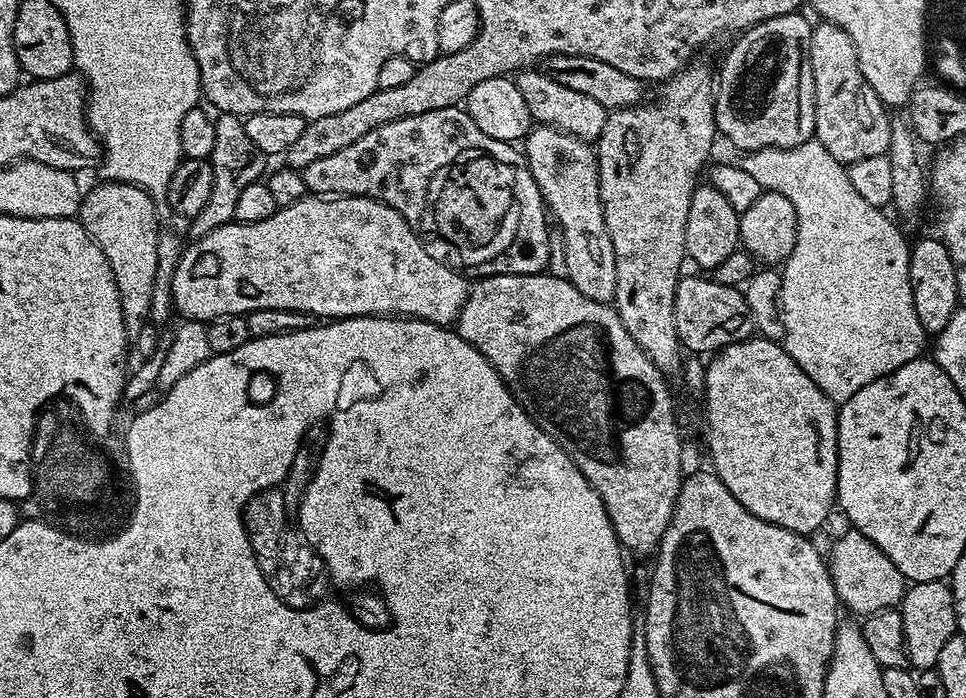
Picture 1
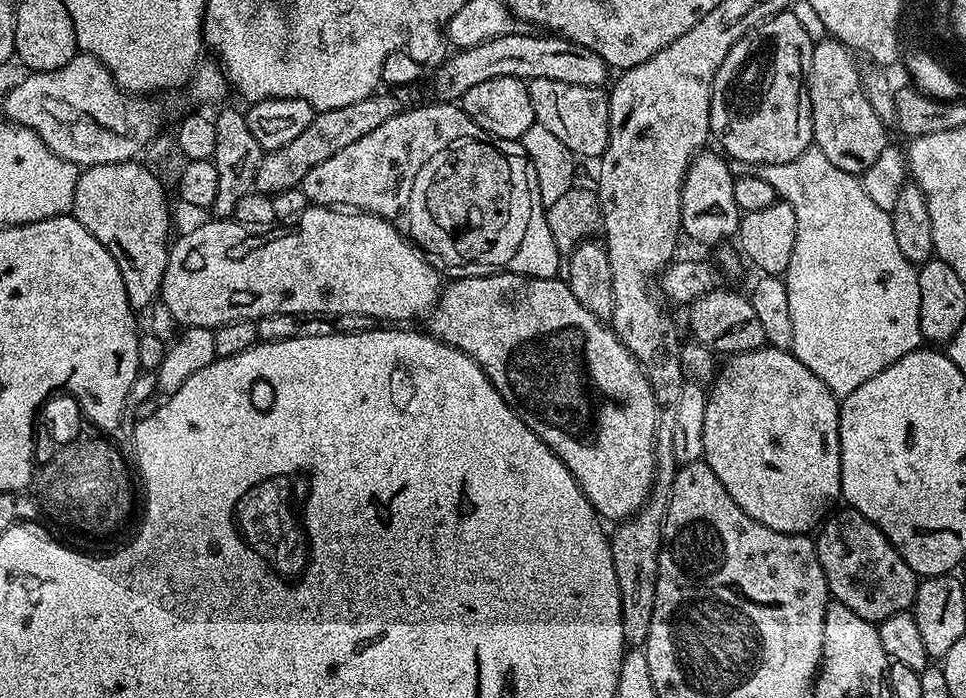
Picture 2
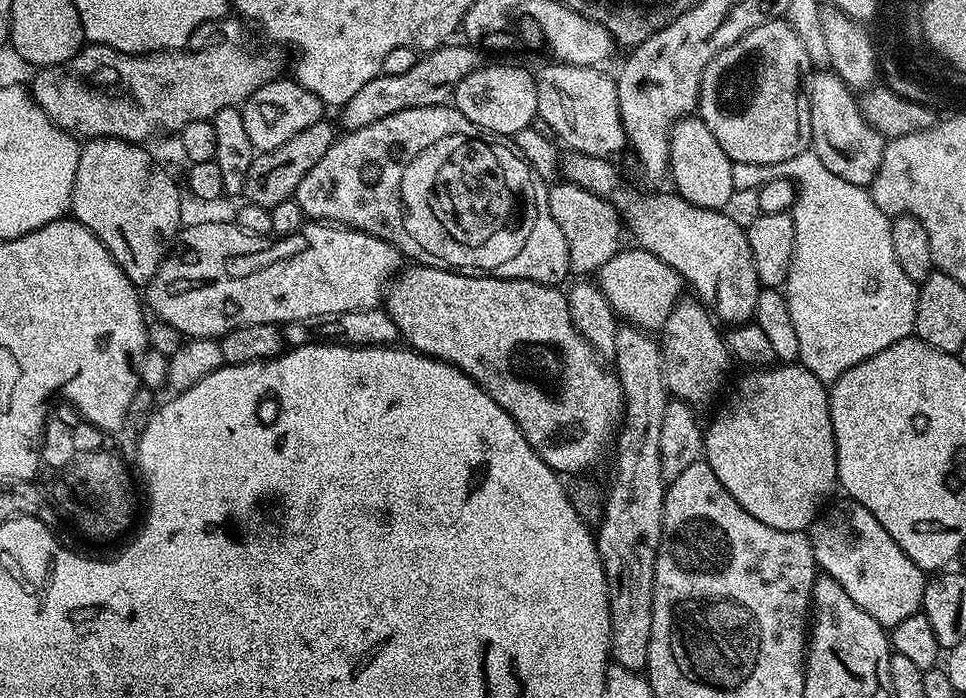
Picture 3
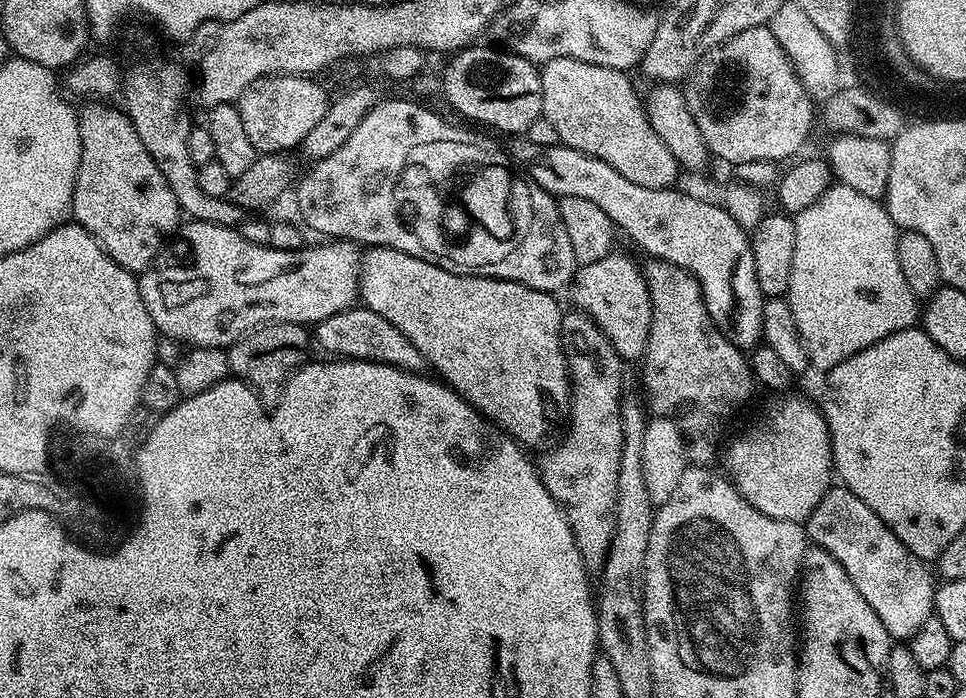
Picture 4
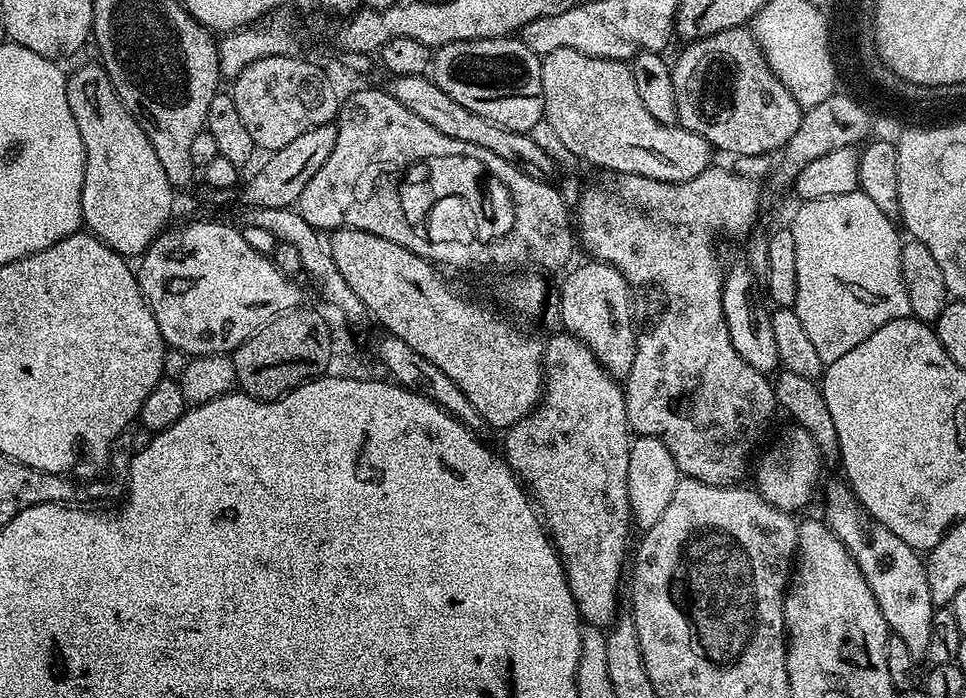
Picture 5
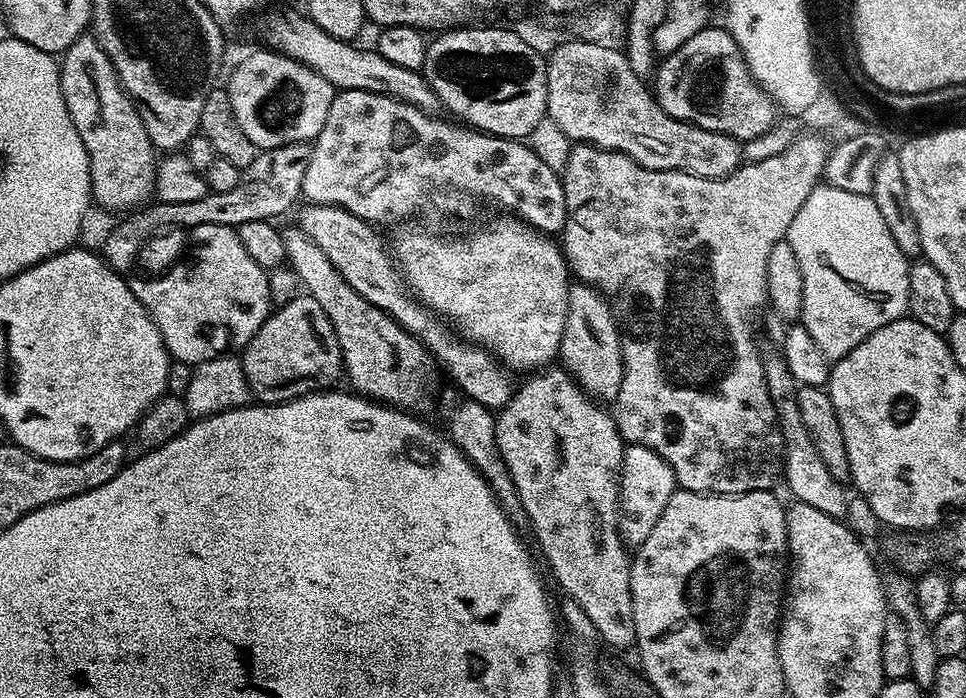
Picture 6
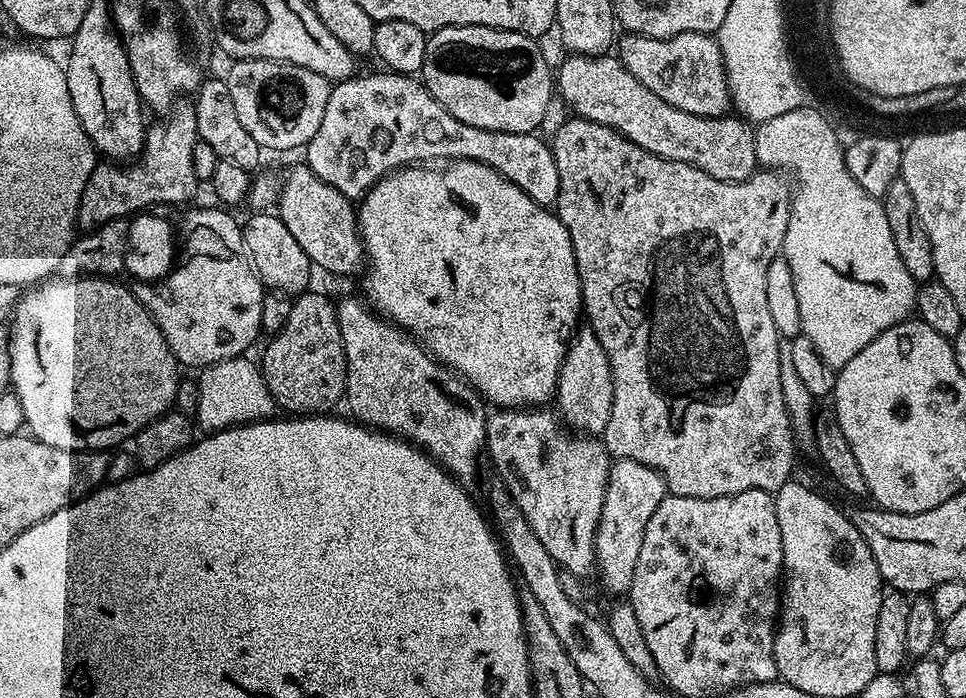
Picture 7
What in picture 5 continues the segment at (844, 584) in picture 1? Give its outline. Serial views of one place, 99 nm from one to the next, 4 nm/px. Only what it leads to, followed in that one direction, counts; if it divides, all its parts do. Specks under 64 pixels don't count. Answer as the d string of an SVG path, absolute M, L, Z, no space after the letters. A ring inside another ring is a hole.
M837 478L825 486L822 519L838 542L850 550L854 562L858 562L858 570L862 570L862 578L866 578L866 586L870 586L878 602L878 610L882 610L882 618L888 624L889 633L902 638L910 654L918 658L927 657L934 605L921 553L906 546L898 534L886 530L886 526L869 516L843 479Z

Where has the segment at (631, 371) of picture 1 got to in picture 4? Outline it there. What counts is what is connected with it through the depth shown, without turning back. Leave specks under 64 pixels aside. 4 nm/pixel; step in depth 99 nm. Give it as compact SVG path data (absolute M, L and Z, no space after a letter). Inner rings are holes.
M369 247L360 258L360 291L359 299L363 307L374 310L374 314L382 314L386 322L398 326L418 350L422 350L424 357L428 359L429 365L441 372L443 383L451 386L453 390L466 402L470 402L473 408L477 408L487 420L492 421L502 432L508 433L517 444L529 446L528 444L540 444L552 432L556 423L565 419L569 403L572 399L572 381L568 378L568 359L564 357L564 347L560 341L560 318L562 307L556 301L557 297L550 292L534 290L525 284L519 284L513 280L499 280L493 276L463 276L454 274L437 264L426 262L422 258L414 258L410 254L402 254L402 250L393 248Z

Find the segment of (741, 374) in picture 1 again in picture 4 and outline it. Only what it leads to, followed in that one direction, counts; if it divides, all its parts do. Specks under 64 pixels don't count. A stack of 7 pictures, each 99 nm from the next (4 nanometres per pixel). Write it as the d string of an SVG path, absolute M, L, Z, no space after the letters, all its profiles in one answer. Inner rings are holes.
M792 394L779 397L777 406L770 407L760 421L738 435L728 446L725 445L722 464L724 460L724 470L732 484L760 513L779 521L805 523L832 484L832 440L829 438L828 424L819 407L802 396L788 395Z

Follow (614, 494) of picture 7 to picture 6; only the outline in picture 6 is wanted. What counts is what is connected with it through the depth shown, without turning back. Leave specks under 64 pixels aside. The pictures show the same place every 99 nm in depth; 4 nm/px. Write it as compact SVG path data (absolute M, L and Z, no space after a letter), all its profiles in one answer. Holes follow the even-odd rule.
M637 444L625 447L620 467L620 538L625 545L638 546L650 538L650 530L654 530L658 518L662 518L666 502L670 502L676 491L674 470L657 452Z

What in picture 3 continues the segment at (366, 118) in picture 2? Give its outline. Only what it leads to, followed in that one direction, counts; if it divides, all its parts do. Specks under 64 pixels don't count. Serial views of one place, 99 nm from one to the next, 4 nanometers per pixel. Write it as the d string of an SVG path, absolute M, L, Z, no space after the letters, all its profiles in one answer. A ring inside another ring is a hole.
M321 118L318 122L314 122L314 126L306 126L306 130L294 134L294 138L282 142L282 146L274 150L257 152L250 162L250 174L246 174L243 199L247 203L270 209L278 206L278 202L293 199L298 190L298 182L302 182L302 178L306 178L306 174L310 174L310 170L314 170L314 166L322 162L322 154L330 150L333 139L331 122L328 118Z

